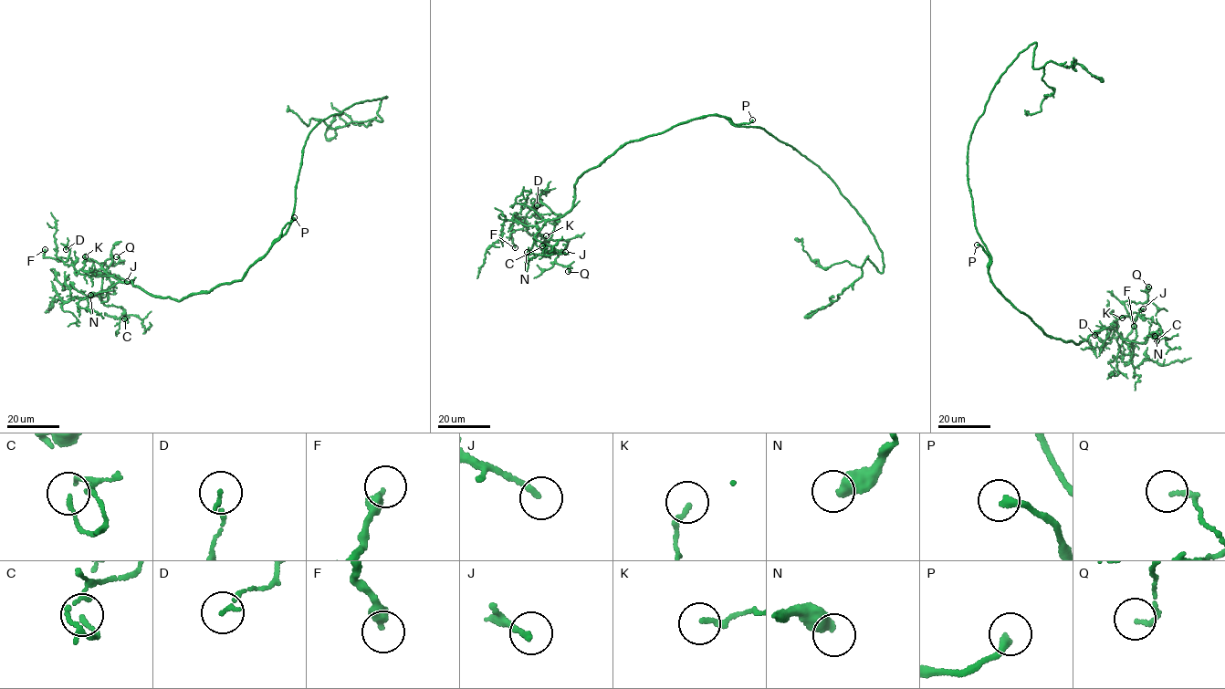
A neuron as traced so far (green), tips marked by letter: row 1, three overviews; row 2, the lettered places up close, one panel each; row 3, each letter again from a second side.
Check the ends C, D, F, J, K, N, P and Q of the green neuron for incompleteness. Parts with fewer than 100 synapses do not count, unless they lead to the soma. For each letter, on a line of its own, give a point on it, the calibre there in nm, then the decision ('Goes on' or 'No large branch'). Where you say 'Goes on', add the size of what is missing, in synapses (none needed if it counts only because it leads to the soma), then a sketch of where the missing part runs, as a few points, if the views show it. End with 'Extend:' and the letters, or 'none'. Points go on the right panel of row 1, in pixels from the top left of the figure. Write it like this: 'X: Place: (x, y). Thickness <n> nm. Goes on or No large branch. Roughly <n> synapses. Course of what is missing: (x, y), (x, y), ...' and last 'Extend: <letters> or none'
C: Place: (1156, 340). Thickness 130 nm. No large branch
D: Place: (1094, 335). Thickness 130 nm. No large branch
F: Place: (1134, 326). Thickness 360 nm. No large branch
J: Place: (1143, 308). Thickness 200 nm. No large branch
K: Place: (1122, 318). Thickness 180 nm. No large branch
N: Place: (1155, 336). Thickness 500 nm. No large branch
P: Place: (977, 245). Thickness 260 nm. Goes on. Course of what is missing: (977, 245), (963, 236)
Q: Place: (1148, 287). Thickness 140 nm. No large branch
Extend: P

